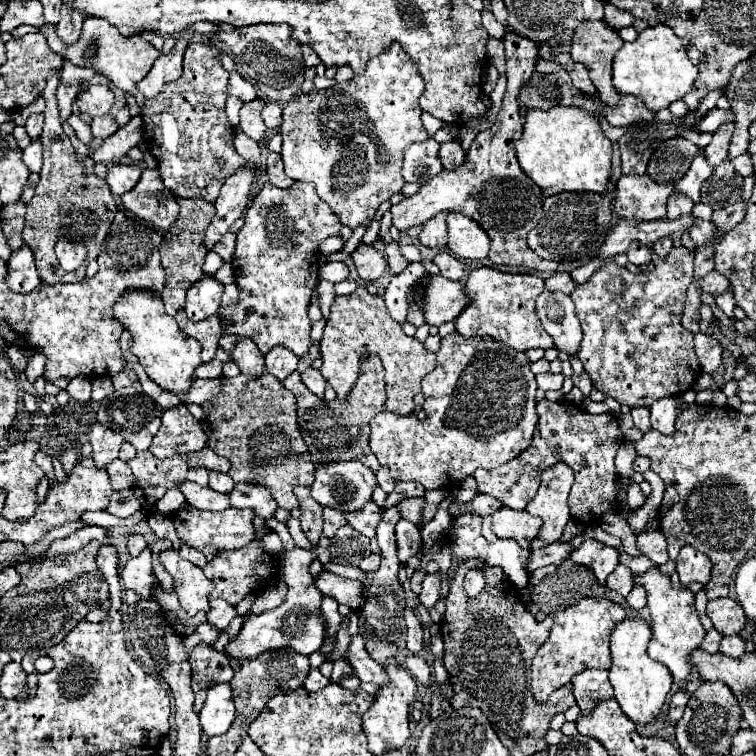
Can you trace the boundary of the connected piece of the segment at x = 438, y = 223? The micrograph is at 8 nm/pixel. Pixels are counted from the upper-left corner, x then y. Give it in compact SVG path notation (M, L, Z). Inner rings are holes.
M448 211L438 213L424 223L426 227L422 229L422 233L418 237L422 241L422 245L426 245L426 247L444 247L446 245L446 215L448 215Z

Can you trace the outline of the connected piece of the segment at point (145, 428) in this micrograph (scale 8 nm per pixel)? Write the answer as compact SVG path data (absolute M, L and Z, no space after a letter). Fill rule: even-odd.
M130 393L130 395L114 395L98 405L98 423L114 427L126 441L130 441L138 451L146 451L152 443L152 437L156 435L160 427L160 413L162 407L156 407L156 403L146 397L144 393Z

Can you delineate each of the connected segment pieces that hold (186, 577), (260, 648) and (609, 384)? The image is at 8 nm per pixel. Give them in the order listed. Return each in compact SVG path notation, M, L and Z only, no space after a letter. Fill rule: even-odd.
M174 549L160 551L158 561L172 575L174 591L186 613L196 615L198 611L208 611L208 595L214 589L214 583L206 579L202 569L182 559Z
M298 547L292 551L284 551L282 571L280 571L280 577L288 585L284 603L260 615L246 613L238 637L234 637L224 647L224 655L228 659L254 659L266 651L276 651L276 649L286 649L286 647L290 647L292 651L298 651L300 655L310 655L322 647L326 627L320 619L320 603L324 595L314 587L312 575L302 571L302 561L312 561L312 559L316 559L314 551L306 551ZM284 561L286 561L286 567L284 567Z
M686 247L672 249L666 259L654 255L656 269L646 275L634 275L626 267L606 265L598 269L586 283L578 285L570 295L576 305L576 315L582 325L582 343L578 349L578 357L584 363L584 371L590 375L594 387L602 391L606 397L616 399L620 405L634 407L650 407L656 399L668 395L682 395L692 389L698 375L702 373L698 355L694 353L694 333L684 329L680 323L686 289L692 281L694 269L694 251Z

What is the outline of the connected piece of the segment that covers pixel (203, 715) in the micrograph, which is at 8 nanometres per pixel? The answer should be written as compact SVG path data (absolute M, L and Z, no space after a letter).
M218 683L216 687L210 687L206 703L198 715L200 715L202 731L208 737L226 733L234 721L234 715L236 715L232 687L228 683L224 683L224 685Z

